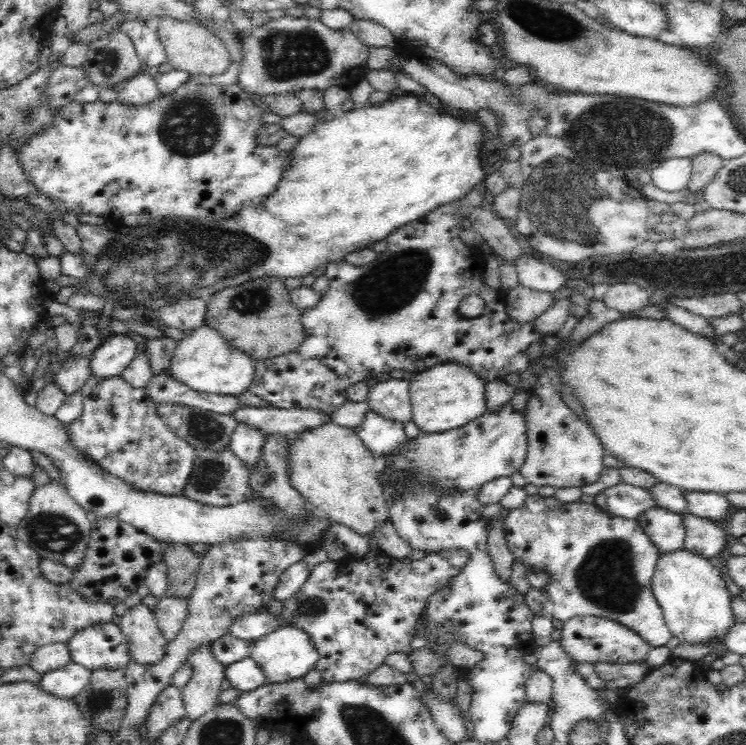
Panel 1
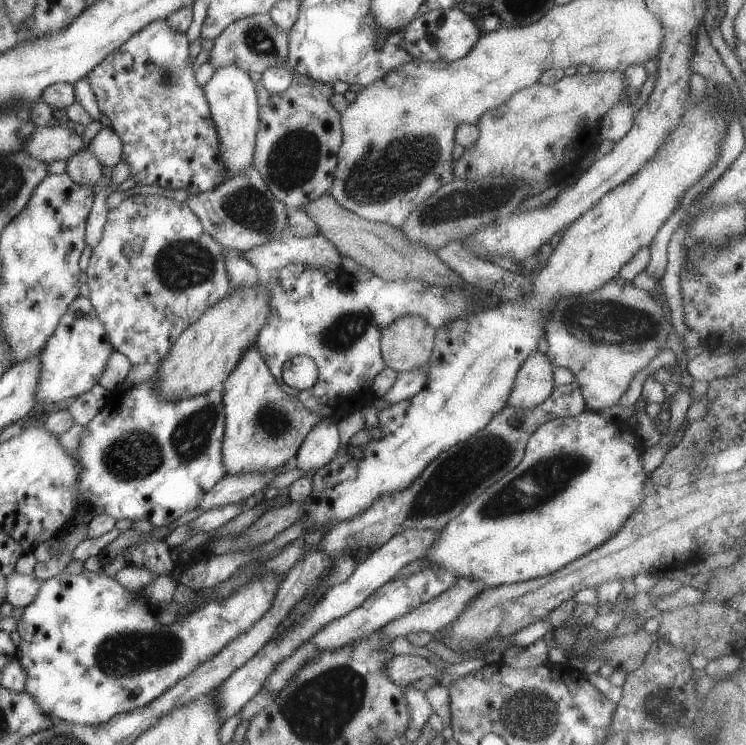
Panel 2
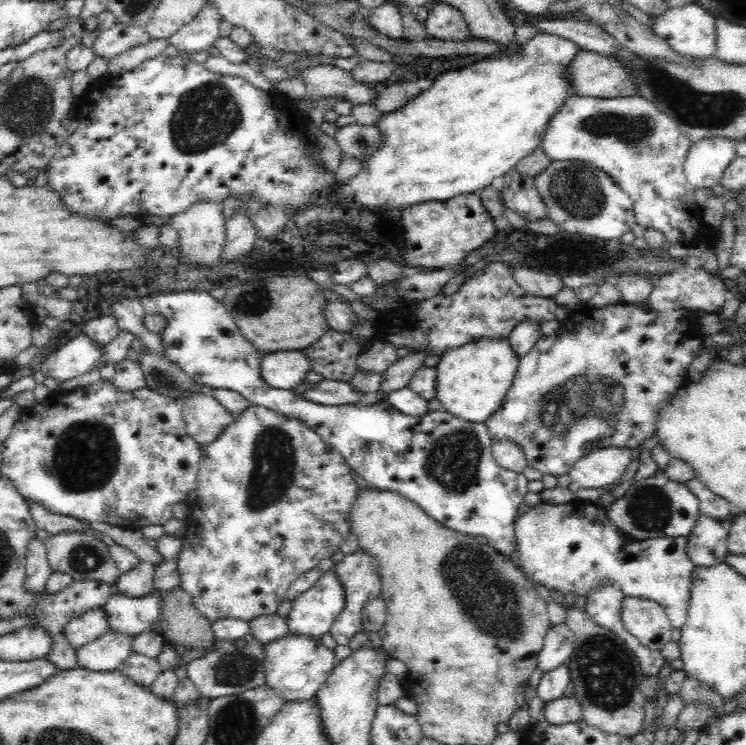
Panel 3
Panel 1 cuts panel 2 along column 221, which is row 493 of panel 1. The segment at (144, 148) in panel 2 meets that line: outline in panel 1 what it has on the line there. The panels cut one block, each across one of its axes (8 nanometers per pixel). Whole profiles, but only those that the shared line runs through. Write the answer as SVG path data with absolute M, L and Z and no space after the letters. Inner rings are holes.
M122 377L112 378L98 382L92 395L84 400L83 416L73 424L66 425L66 428L74 447L98 464L99 468L104 468L111 475L126 480L126 483L142 491L180 495L190 476L196 451L162 423L157 410L142 388L133 388L126 384Z

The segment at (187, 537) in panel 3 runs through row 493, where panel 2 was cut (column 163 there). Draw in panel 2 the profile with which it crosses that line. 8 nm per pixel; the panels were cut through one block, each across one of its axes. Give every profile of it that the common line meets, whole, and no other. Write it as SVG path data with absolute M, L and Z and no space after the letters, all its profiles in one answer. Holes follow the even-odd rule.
M131 195L117 208L107 209L97 246L91 249L86 267L89 302L105 329L113 351L123 354L132 365L154 365L166 354L175 339L231 289L219 244L207 234L186 201L159 195Z

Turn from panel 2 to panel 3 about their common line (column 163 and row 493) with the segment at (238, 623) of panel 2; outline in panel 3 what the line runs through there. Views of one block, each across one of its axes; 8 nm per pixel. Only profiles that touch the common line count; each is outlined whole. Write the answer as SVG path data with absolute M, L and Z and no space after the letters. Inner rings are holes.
M661 471L630 485L624 495L606 510L613 525L626 537L638 540L657 536L685 537L699 513L697 498L686 488L685 483L668 480Z

